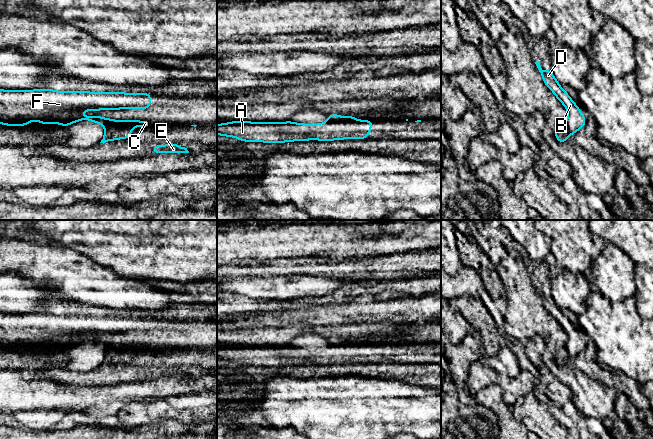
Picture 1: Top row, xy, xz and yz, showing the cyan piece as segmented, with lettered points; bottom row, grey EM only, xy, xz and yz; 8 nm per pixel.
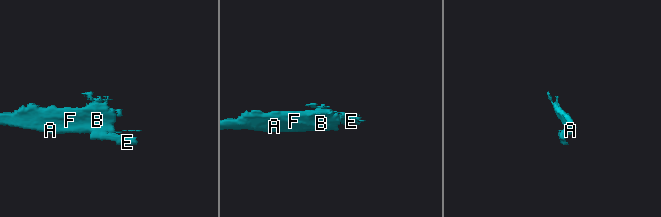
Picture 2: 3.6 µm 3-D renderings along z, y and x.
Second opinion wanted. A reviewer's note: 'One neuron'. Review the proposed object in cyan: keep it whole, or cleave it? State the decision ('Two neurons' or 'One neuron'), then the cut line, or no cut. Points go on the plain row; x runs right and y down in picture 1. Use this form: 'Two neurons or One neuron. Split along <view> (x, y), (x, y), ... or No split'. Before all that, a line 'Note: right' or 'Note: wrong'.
Note: wrong
Two neurons. Split along xy (132, 350), (105, 351)

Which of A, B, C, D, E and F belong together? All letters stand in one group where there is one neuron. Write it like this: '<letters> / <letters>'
A B C D F / E

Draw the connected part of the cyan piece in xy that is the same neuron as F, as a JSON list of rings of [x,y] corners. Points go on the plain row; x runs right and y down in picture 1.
[[[0,313],[0,347],[25,350],[33,344],[40,348],[61,348],[63,351],[86,344],[103,351],[146,351],[147,345],[113,344],[100,340],[76,339],[85,334],[149,333],[151,317],[79,316],[53,313]]]

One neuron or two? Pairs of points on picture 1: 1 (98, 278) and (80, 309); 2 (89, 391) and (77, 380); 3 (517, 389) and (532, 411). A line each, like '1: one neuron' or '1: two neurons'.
1: two neurons
2: two neurons
3: two neurons

